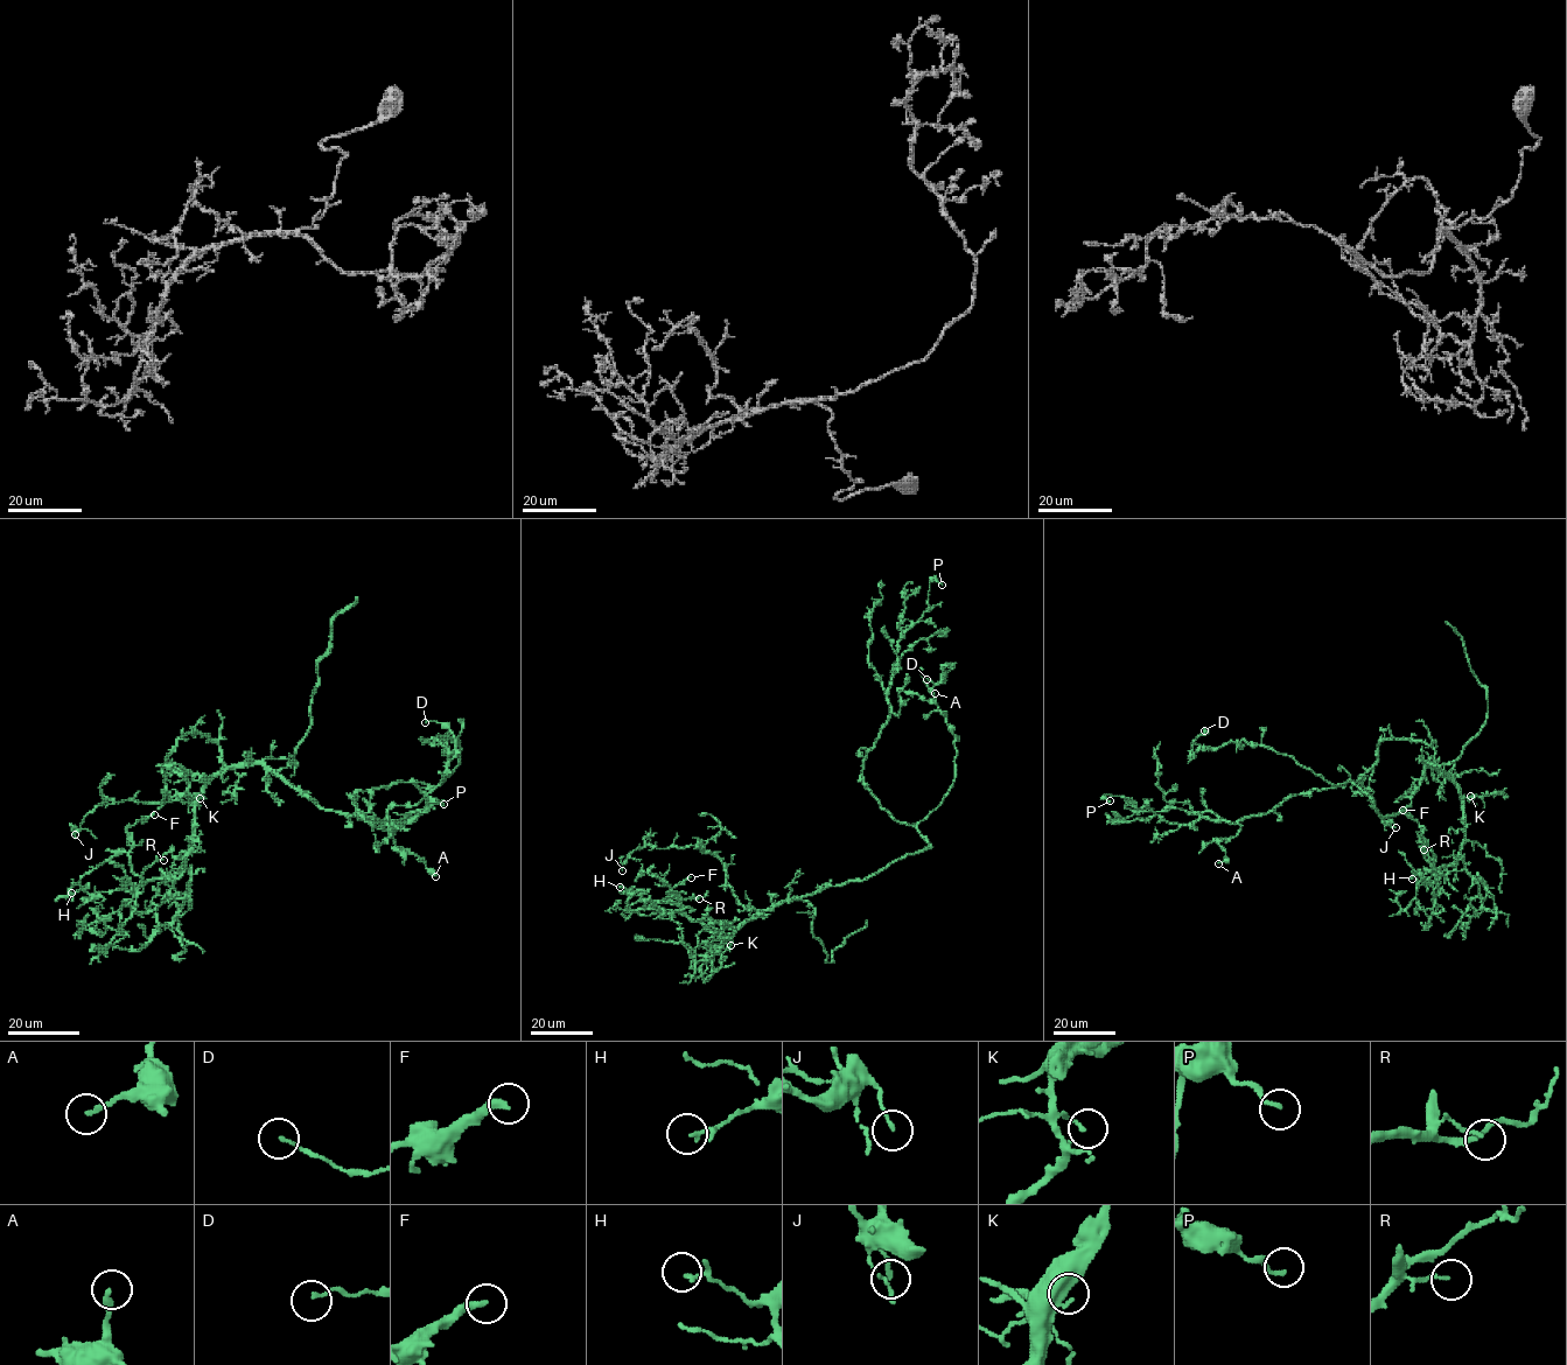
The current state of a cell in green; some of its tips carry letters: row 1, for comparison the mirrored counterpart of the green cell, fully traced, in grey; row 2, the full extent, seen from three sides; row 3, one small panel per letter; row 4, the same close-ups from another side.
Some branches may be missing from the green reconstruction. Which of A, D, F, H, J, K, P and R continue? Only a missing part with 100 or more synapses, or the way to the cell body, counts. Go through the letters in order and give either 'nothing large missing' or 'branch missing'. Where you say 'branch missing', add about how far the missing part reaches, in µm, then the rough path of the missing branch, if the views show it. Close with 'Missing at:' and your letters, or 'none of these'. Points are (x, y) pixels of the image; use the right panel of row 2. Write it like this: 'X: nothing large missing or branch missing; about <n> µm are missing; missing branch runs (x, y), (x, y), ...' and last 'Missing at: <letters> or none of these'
A: nothing large missing
D: nothing large missing
F: nothing large missing
H: nothing large missing
J: nothing large missing
K: nothing large missing
P: nothing large missing
R: nothing large missing
Missing at: none of these

